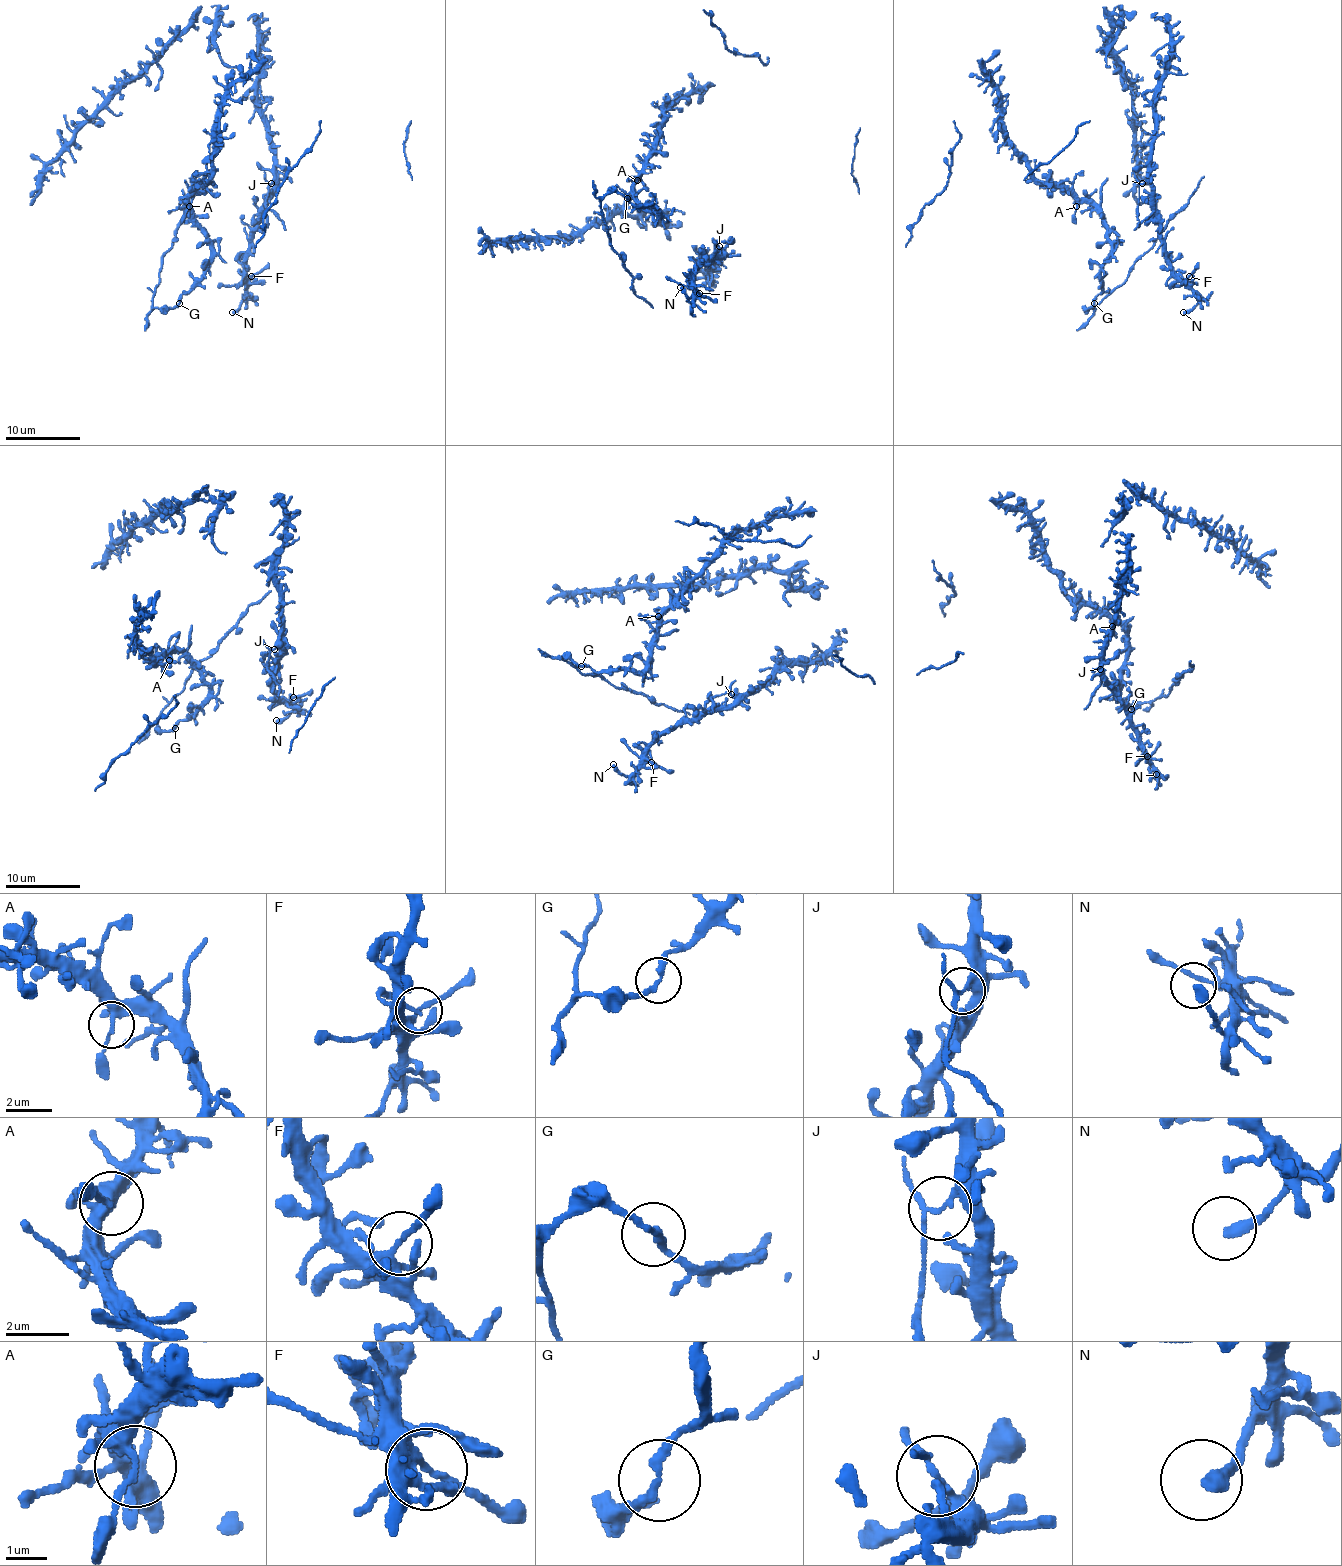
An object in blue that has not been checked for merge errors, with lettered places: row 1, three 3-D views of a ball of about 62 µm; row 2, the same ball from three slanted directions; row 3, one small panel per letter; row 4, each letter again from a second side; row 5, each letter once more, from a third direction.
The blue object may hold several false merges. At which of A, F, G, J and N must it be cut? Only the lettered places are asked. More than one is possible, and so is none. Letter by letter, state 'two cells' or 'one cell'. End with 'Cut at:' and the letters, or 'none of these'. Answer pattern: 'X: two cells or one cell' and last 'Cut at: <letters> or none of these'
A: one cell
F: one cell
G: two cells
J: two cells
N: one cell
Cut at: G, J

